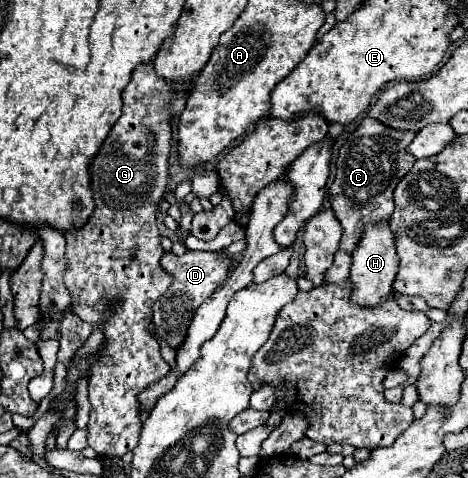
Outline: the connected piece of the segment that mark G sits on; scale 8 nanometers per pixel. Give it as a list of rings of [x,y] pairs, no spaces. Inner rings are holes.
[[[152,63],[140,65],[130,79],[130,85],[122,91],[124,107],[122,115],[112,127],[108,139],[102,143],[98,155],[92,161],[92,191],[94,191],[94,203],[96,209],[92,217],[88,219],[88,225],[84,229],[72,233],[72,237],[66,237],[66,259],[68,259],[68,273],[64,275],[64,283],[68,283],[68,289],[72,289],[76,301],[72,305],[72,311],[88,321],[98,323],[104,313],[108,311],[110,297],[112,299],[124,299],[124,305],[110,311],[106,323],[104,323],[104,351],[100,361],[92,367],[88,389],[90,389],[90,421],[88,421],[88,445],[98,453],[98,457],[108,459],[120,459],[124,453],[132,451],[140,439],[142,429],[142,417],[140,417],[140,403],[138,395],[152,383],[164,379],[170,371],[168,363],[160,355],[160,343],[156,337],[148,331],[152,323],[152,305],[156,299],[160,299],[168,287],[172,285],[172,277],[164,273],[160,259],[164,257],[164,251],[160,247],[160,231],[156,227],[156,211],[160,197],[166,191],[168,181],[168,153],[170,153],[170,119],[174,115],[180,115],[186,105],[186,89],[180,89],[182,93],[176,95],[176,101],[164,109],[164,101],[168,101],[168,81],[160,81],[156,73],[152,73]]]

